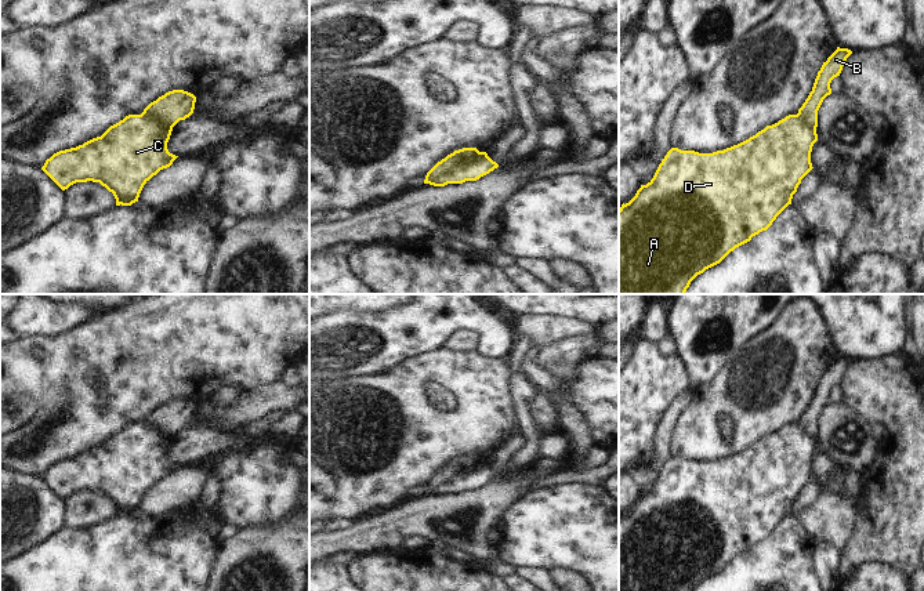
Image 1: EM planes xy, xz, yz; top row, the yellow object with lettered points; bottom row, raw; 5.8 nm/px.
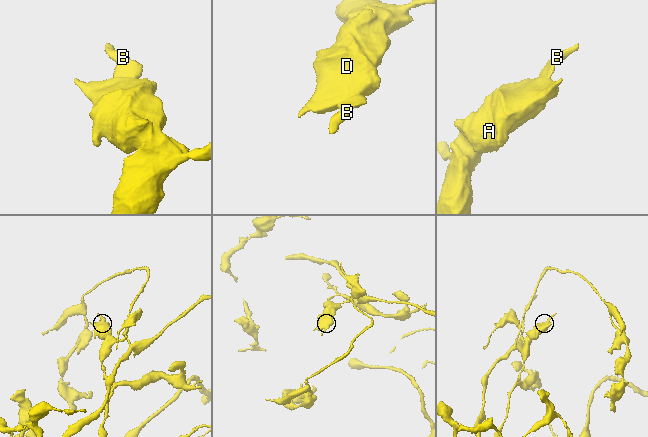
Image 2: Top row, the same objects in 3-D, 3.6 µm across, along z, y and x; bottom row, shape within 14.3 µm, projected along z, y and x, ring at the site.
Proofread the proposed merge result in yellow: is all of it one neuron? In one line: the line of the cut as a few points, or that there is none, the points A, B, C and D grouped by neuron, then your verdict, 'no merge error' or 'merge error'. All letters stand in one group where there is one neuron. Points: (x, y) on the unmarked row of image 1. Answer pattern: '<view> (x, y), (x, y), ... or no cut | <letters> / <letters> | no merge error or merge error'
xz (479, 461), (467, 470), (452, 474), (426, 492) | A C D / B | merge error

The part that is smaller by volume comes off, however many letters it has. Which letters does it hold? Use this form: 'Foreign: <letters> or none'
Foreign: B

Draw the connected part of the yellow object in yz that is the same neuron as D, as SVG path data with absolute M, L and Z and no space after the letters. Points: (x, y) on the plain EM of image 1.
M789 424L778 432L767 435L749 449L724 460L699 463L671 457L659 474L653 487L646 494L641 494L635 505L619 518L619 591L692 591L706 579L720 573L736 556L750 551L760 541L767 540L776 526L791 514L793 504L797 501L801 489L814 478L811 461L816 450L816 439L808 436L798 424Z

